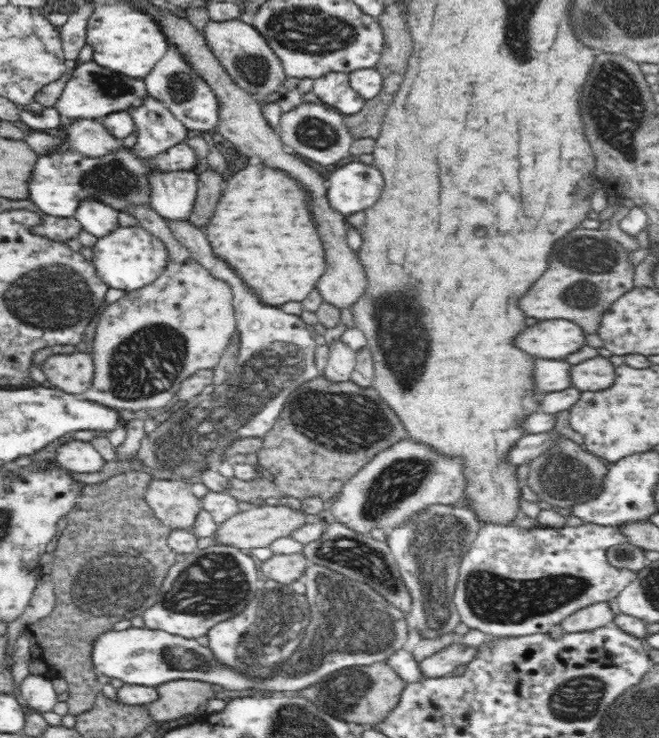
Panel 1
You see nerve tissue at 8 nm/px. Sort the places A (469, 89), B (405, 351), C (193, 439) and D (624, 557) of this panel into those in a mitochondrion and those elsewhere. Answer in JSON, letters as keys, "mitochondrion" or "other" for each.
{"A":"other","B":"mitochondrion","C":"mitochondrion","D":"mitochondrion"}

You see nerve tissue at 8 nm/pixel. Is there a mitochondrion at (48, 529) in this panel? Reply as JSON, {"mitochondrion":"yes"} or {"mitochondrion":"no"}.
{"mitochondrion":"no"}

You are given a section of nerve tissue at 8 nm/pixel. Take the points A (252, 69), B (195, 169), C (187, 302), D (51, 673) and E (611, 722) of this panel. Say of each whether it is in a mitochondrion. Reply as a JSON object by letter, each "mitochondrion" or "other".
{"A":"mitochondrion","B":"other","C":"other","D":"other","E":"mitochondrion"}

